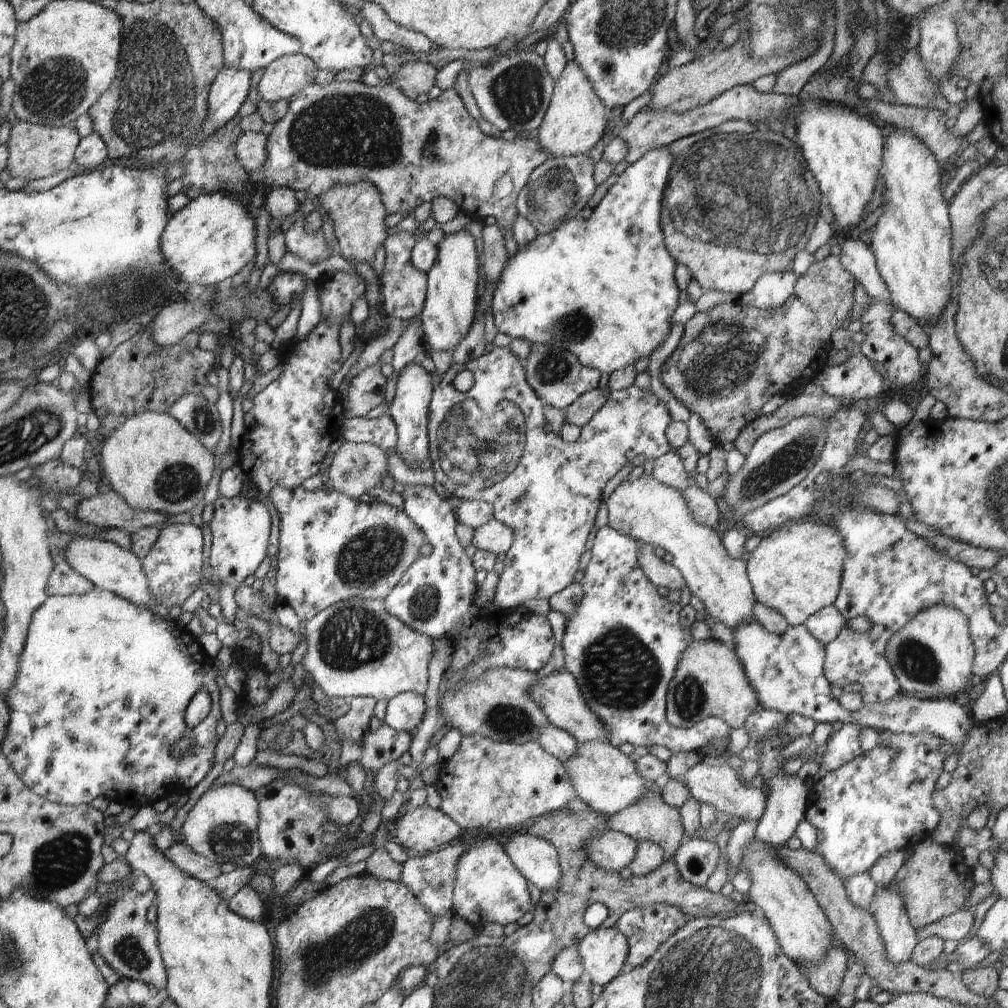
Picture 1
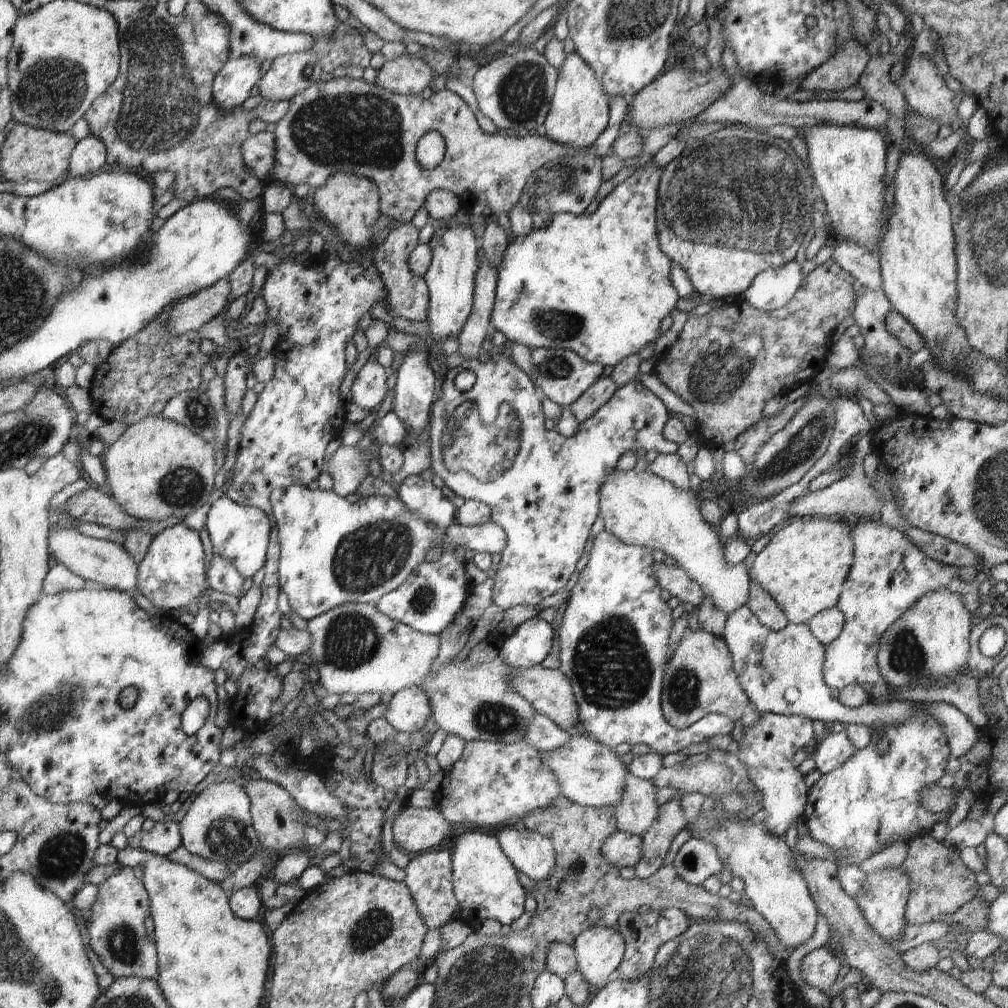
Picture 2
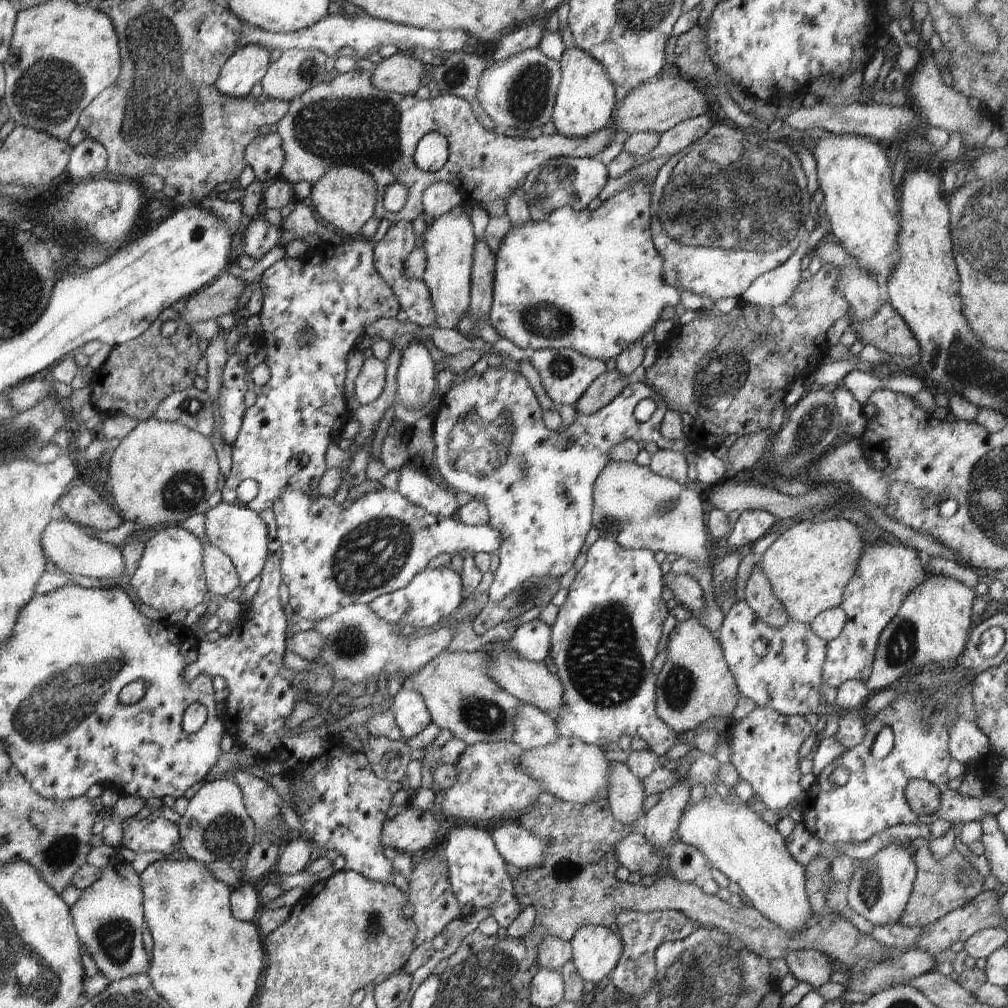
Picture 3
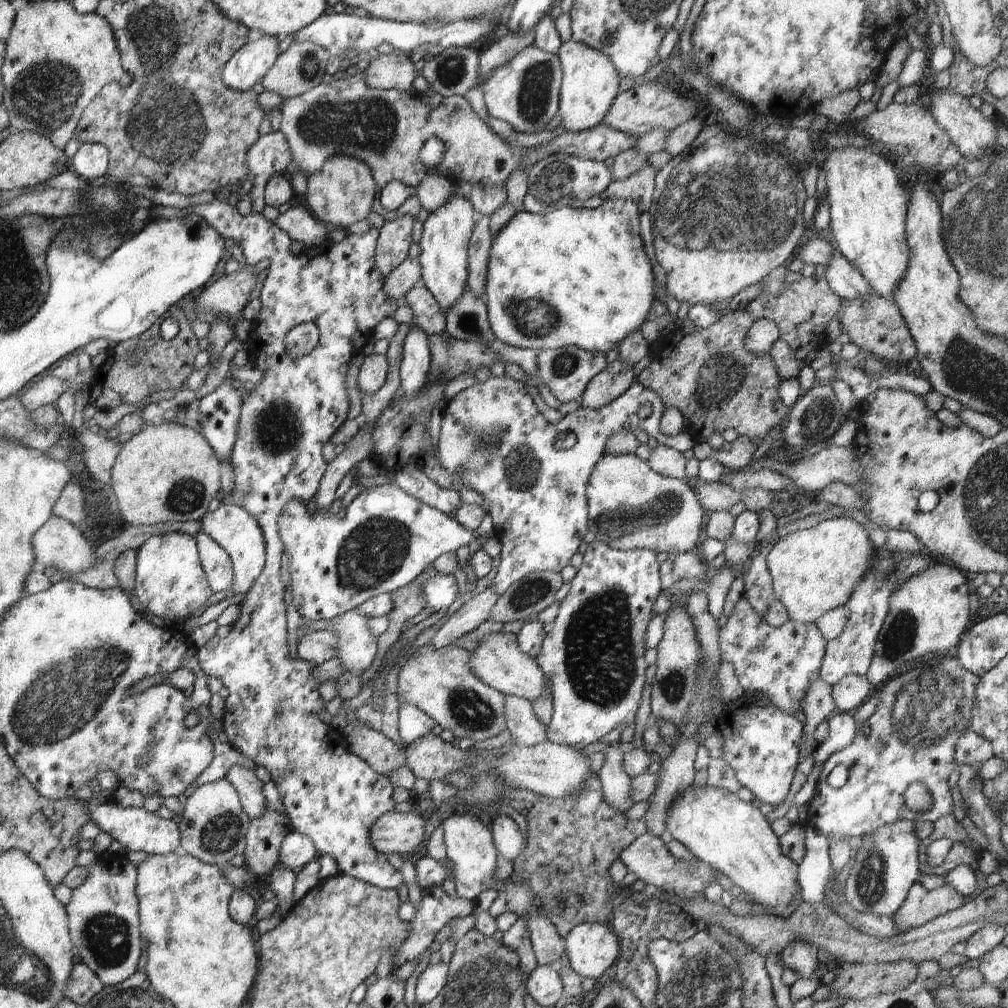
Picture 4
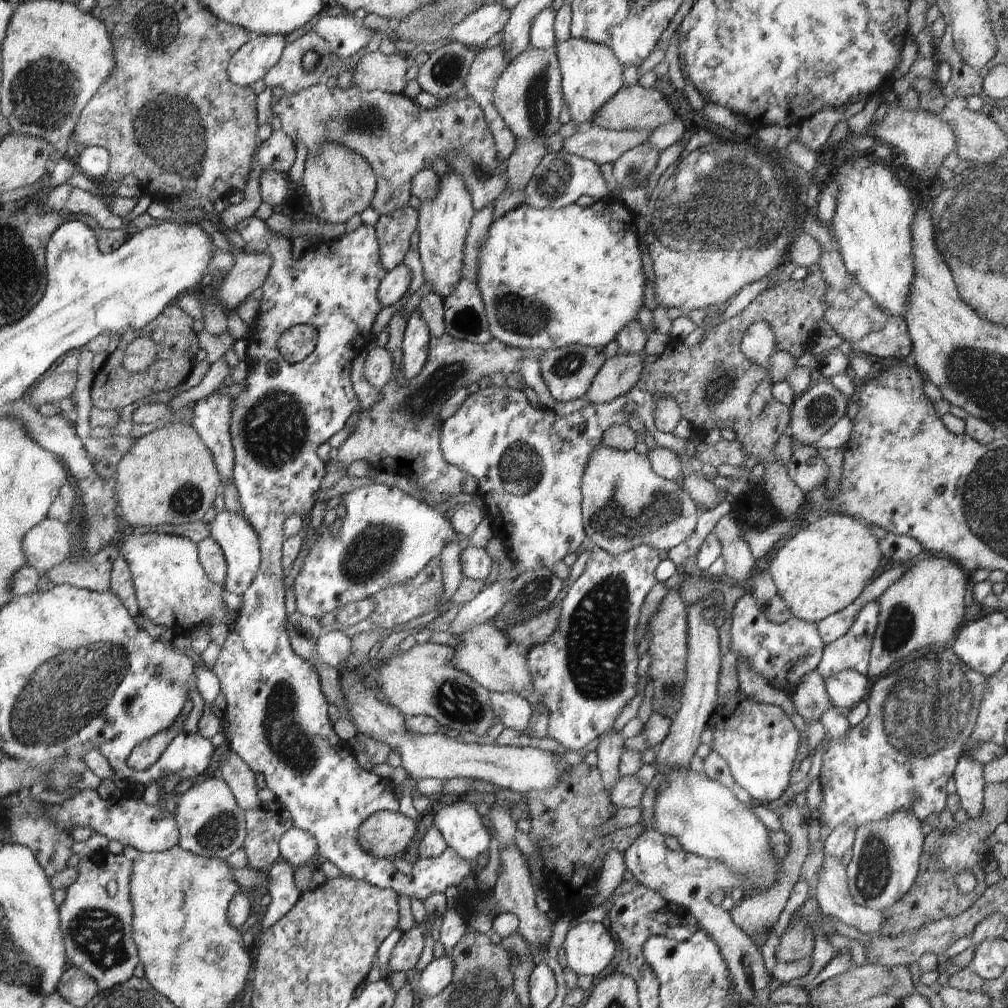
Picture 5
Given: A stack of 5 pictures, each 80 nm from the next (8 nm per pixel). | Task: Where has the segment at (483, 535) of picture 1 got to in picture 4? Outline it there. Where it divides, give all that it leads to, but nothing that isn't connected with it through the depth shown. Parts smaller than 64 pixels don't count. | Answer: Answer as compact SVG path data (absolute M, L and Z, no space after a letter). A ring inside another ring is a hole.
M393 482L366 487L352 500L343 518L331 516L329 510L319 511L299 500L289 500L279 516L279 533L284 550L290 552L291 604L302 618L316 622L335 619L371 598L410 584L428 570L441 554L468 546L474 540L475 532L460 526L452 514L447 515L420 502Z

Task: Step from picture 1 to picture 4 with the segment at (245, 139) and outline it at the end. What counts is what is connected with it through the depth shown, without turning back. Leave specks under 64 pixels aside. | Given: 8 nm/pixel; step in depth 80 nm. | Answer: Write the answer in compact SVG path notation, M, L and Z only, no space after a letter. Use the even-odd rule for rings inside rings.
M272 131L260 136L248 149L248 166L252 188L249 192L254 213L265 207L263 190L272 175L282 174L292 162L292 153L282 131Z

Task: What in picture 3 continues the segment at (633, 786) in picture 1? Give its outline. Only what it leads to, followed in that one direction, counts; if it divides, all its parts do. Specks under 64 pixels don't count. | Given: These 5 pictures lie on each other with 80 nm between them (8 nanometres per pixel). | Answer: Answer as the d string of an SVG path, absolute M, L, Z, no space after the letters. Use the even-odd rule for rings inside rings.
M560 737L550 744L525 750L519 762L523 771L538 781L544 792L550 792L560 801L586 804L600 795L607 796L607 776L612 762L606 762L605 753L598 745L587 745L574 737Z

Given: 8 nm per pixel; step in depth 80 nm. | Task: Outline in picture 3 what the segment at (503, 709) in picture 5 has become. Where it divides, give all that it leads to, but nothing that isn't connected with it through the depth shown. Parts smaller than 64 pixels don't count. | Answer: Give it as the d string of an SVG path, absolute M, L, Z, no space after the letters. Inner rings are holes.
M520 701L511 740L524 751L550 744L560 738L553 719L539 708Z

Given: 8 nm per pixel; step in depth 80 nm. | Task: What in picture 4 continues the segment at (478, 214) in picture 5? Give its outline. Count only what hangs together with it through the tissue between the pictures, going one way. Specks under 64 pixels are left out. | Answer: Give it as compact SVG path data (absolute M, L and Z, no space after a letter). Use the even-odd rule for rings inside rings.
M483 215L474 223L468 245L467 286L485 302L485 274L487 273L488 253L492 244L489 222L491 218Z

